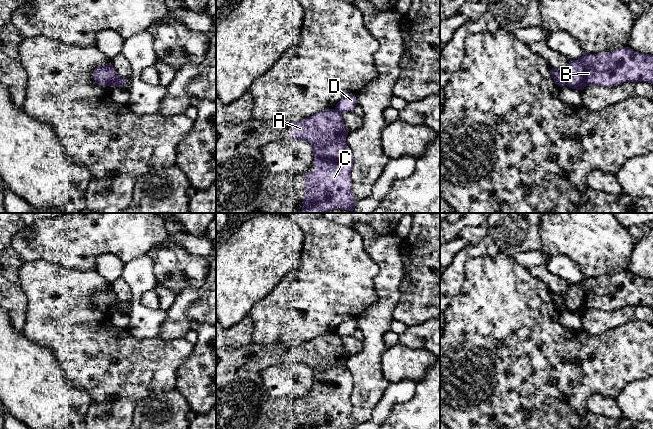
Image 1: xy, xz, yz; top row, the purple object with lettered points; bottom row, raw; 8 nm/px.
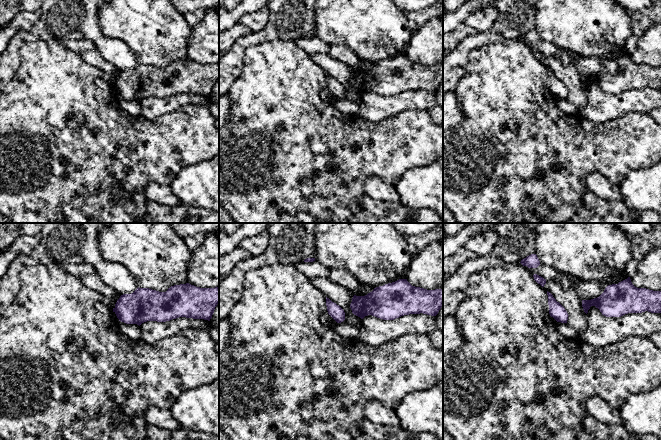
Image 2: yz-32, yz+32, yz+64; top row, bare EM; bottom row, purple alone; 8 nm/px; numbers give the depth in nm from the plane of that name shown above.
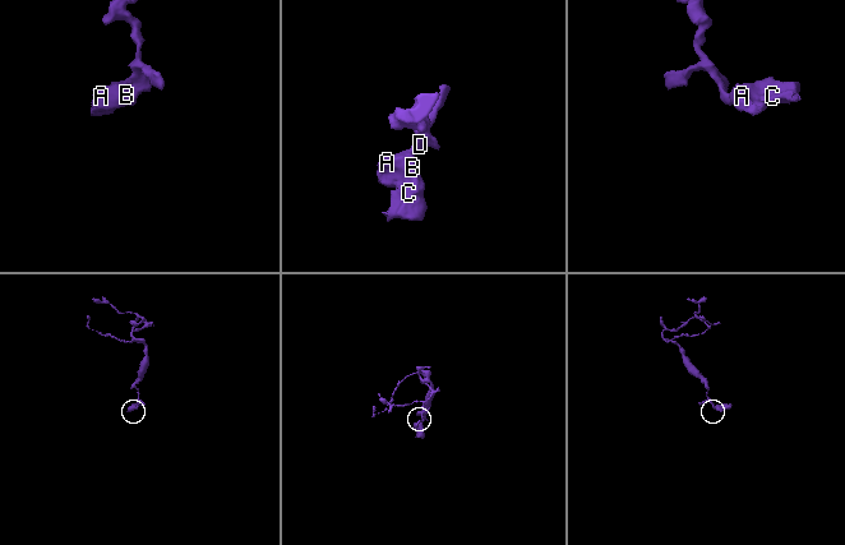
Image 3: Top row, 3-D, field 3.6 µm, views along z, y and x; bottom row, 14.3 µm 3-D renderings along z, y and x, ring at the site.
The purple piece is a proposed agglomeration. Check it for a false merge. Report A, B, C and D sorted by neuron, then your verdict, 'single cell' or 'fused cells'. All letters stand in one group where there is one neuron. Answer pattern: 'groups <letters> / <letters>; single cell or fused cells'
groups A B C / D; fused cells

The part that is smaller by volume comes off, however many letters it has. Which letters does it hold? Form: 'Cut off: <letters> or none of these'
Cut off: A, B, C

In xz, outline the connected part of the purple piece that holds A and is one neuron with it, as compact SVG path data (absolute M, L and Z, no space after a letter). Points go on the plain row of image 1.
M336 333L321 335L306 343L292 346L291 354L294 358L290 361L309 366L314 372L314 389L316 394L305 398L305 421L303 429L356 429L351 417L352 404L350 401L354 382L351 373L347 369L348 353L345 351L342 338Z

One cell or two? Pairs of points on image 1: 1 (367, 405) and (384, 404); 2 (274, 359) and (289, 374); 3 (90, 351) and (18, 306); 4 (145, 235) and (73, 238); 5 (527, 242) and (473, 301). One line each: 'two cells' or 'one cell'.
1: two cells
2: two cells
3: two cells
4: one cell
5: two cells

